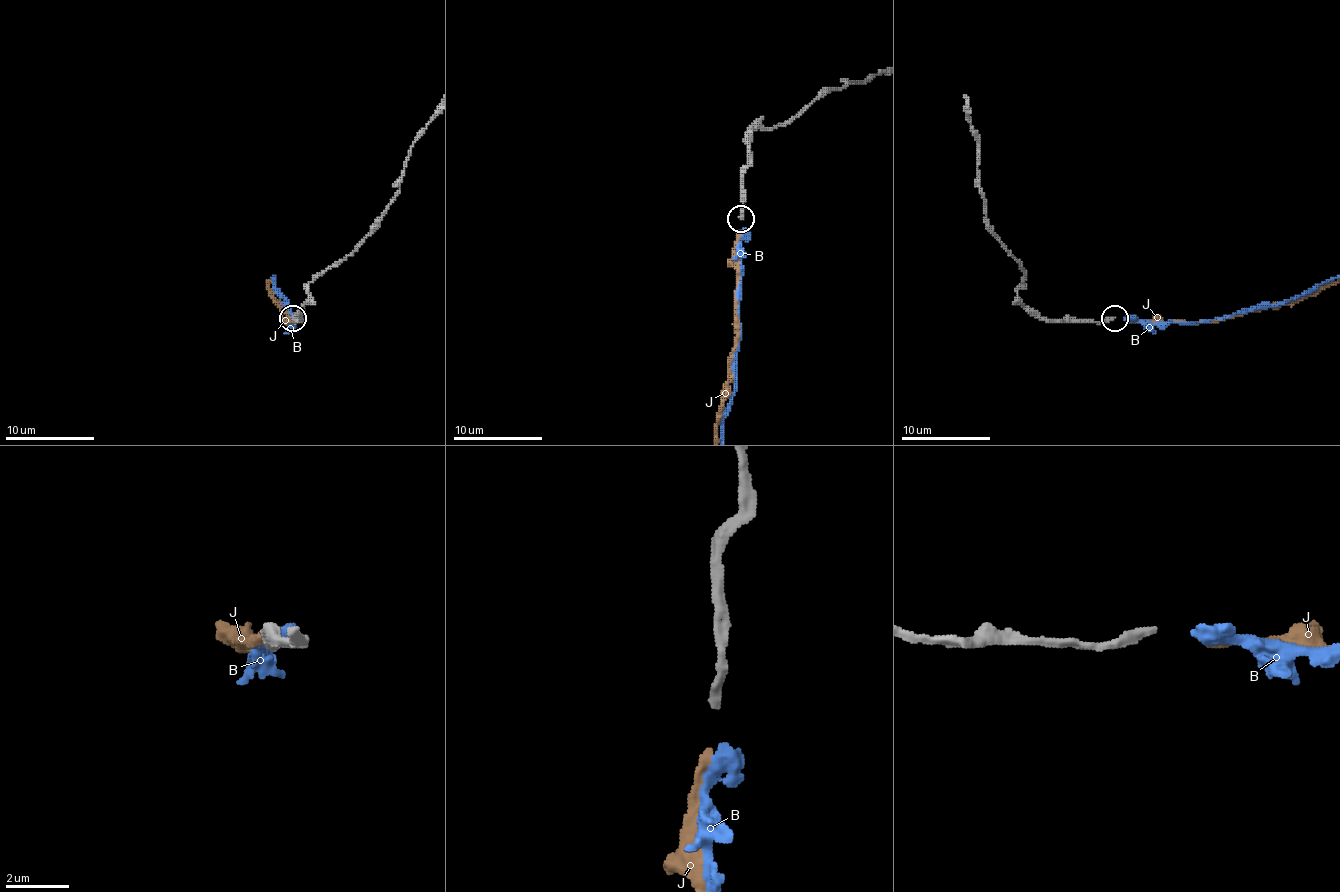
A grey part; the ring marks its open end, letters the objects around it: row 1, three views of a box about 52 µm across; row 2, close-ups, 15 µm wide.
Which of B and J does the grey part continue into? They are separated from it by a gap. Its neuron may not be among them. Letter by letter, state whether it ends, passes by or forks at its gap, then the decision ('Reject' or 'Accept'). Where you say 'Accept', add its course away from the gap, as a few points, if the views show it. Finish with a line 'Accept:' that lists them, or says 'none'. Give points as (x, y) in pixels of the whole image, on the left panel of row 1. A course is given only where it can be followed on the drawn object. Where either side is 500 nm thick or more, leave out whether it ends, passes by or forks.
B: It ends there. Reject
J: It ends there. Accept
Accept: J

